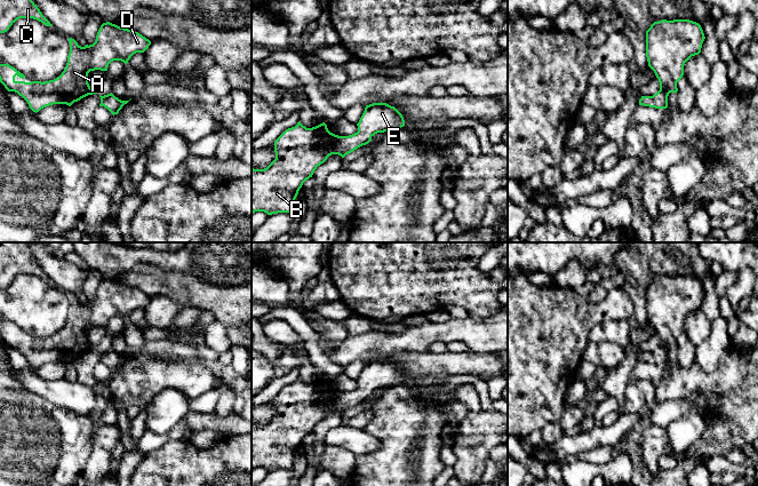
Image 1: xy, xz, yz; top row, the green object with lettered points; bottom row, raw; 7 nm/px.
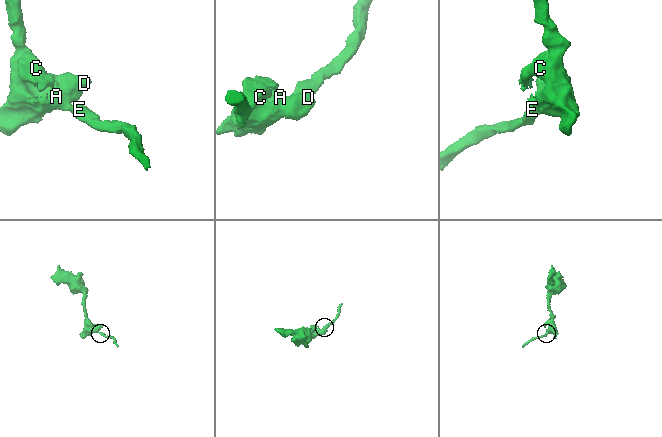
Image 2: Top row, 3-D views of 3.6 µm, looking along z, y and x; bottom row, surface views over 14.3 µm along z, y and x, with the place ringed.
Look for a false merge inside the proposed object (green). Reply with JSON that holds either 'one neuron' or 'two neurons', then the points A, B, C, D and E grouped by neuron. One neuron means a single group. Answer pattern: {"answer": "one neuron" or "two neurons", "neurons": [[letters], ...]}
{"answer": "one neuron", "neurons": [["A", "B", "C", "D", "E"]]}

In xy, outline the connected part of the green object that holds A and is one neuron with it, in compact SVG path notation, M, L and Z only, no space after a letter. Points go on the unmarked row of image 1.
M110 278L103 279L93 301L81 303L70 294L67 319L59 333L49 337L16 337L15 333L25 334L9 320L0 320L0 338L8 348L22 352L33 368L53 360L71 362L81 354L97 350L88 340L90 327L107 327L113 317L128 319L136 309L144 309L151 297L138 288L120 284Z

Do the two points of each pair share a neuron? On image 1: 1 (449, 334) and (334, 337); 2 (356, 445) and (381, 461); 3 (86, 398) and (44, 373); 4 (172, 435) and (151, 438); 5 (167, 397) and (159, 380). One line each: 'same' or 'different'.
1: different
2: different
3: different
4: same
5: different

